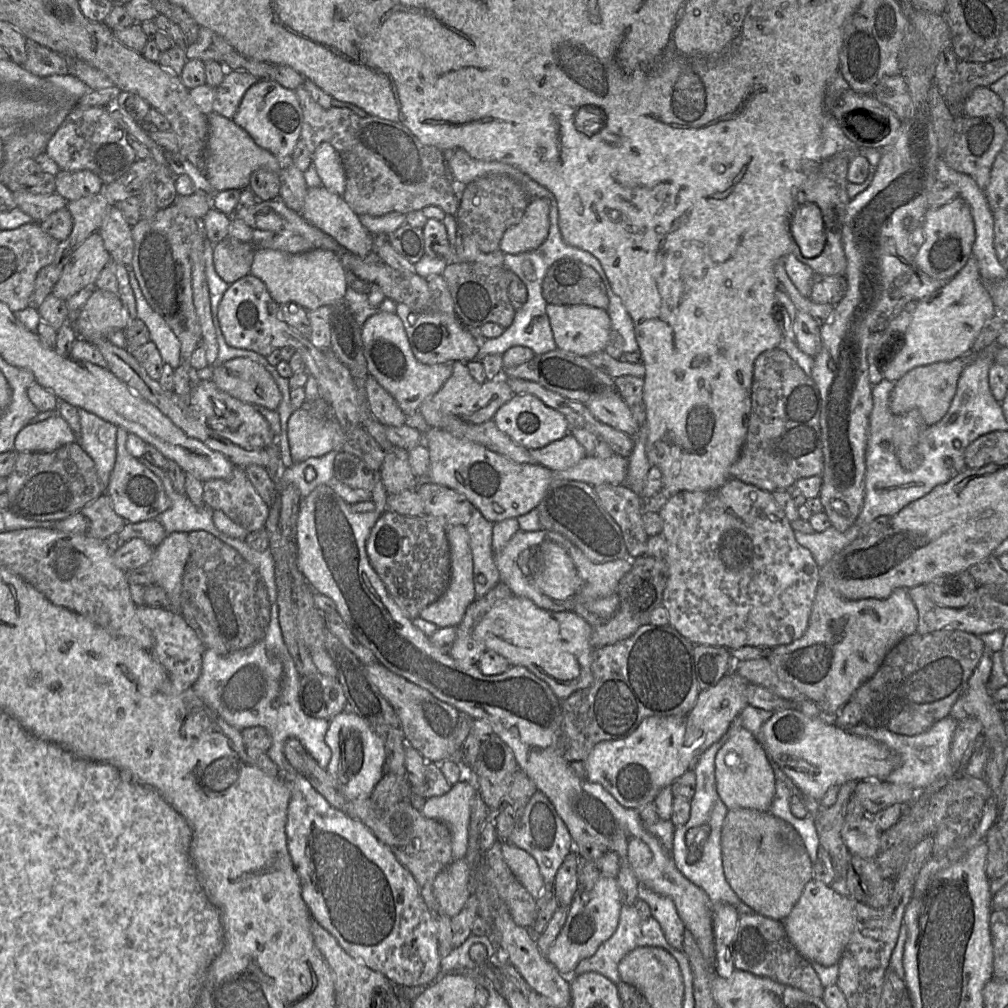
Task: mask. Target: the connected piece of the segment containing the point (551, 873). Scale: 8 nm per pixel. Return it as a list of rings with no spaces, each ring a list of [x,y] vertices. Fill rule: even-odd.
[[[536,790],[529,799],[519,822],[507,841],[525,850],[535,858],[544,883],[554,883],[557,870],[565,857],[574,849],[574,843],[566,824],[550,800],[539,790]]]

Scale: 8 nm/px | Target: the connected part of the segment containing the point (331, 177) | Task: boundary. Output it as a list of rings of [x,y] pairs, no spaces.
[[[322,142],[312,155],[312,164],[328,191],[342,196],[345,190],[345,171],[339,154],[328,142]]]

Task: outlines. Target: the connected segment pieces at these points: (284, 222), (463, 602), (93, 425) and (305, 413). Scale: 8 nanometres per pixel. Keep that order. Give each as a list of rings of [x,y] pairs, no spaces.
[[[280,198],[258,201],[249,208],[236,210],[233,216],[243,220],[252,229],[270,230],[274,233],[288,231],[305,238],[314,248],[338,249],[331,236],[289,209]]]
[[[453,526],[446,531],[450,547],[451,578],[445,593],[434,603],[423,609],[419,618],[435,624],[438,628],[457,627],[468,607],[475,601],[473,558],[469,536],[465,526]]]
[[[82,408],[78,409],[81,431],[77,442],[92,458],[106,491],[116,461],[117,426]]]
[[[303,407],[295,410],[288,420],[288,440],[295,464],[338,449],[345,433],[335,418],[321,417]]]

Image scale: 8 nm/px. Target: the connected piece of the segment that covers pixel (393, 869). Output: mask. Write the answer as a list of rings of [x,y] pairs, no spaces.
[[[294,772],[282,774],[281,777],[285,780],[290,789],[290,802],[288,805],[286,822],[288,851],[294,868],[300,878],[302,897],[311,916],[336,938],[341,947],[351,957],[365,964],[369,968],[382,973],[397,987],[421,986],[433,983],[441,970],[441,955],[439,953],[437,927],[413,875],[397,860],[390,848],[381,843],[367,826],[359,820],[353,819],[331,806],[312,786],[304,774]]]

